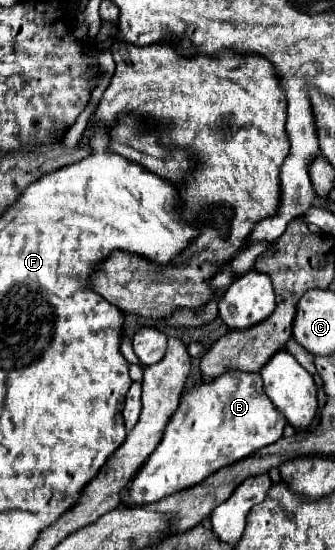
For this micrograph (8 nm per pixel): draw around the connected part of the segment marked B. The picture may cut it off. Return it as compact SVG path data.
M236 370L236 372L222 374L212 382L200 382L194 386L194 390L182 396L180 406L170 418L158 448L146 460L142 470L136 474L128 500L130 504L148 504L148 502L162 500L164 496L170 496L172 492L178 492L182 488L190 488L202 482L206 476L214 474L216 470L224 468L226 464L234 464L254 454L256 450L276 442L282 436L284 426L286 426L286 418L282 416L282 412L278 412L278 408L274 408L270 398L264 394L260 374L246 374Z

